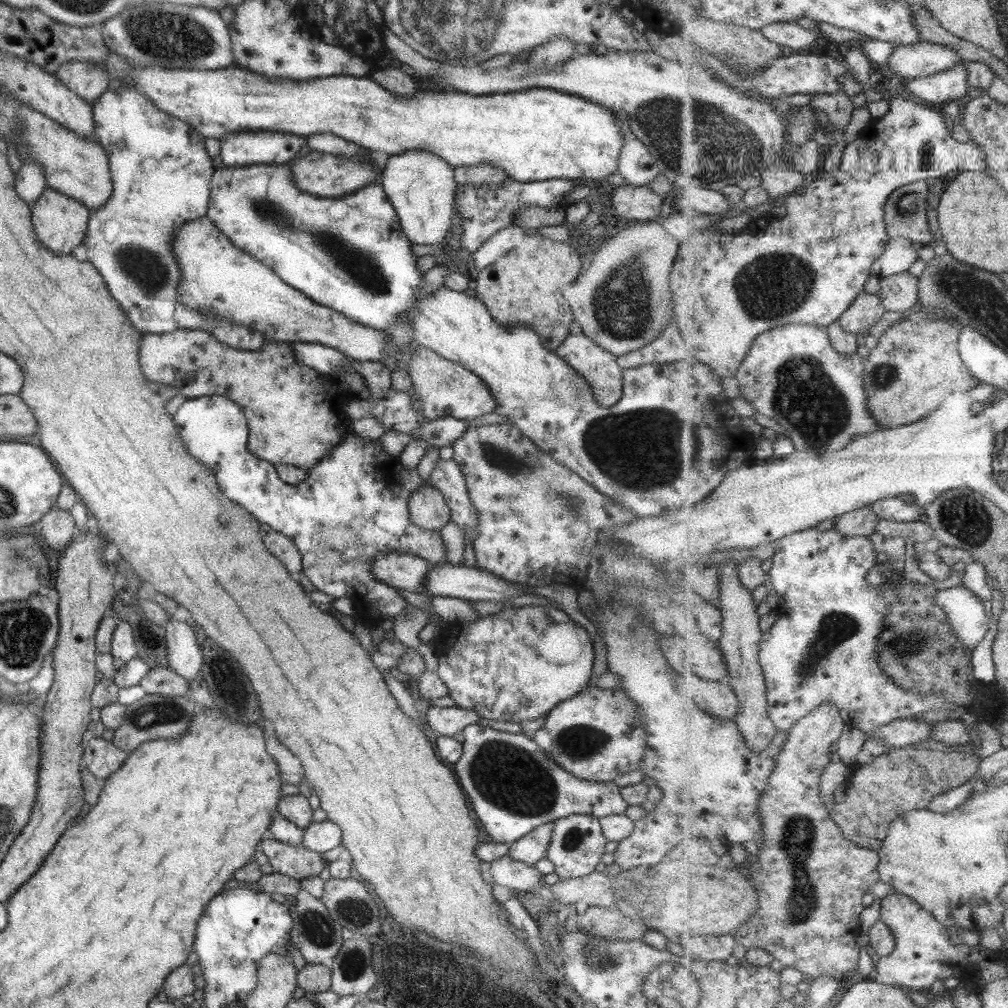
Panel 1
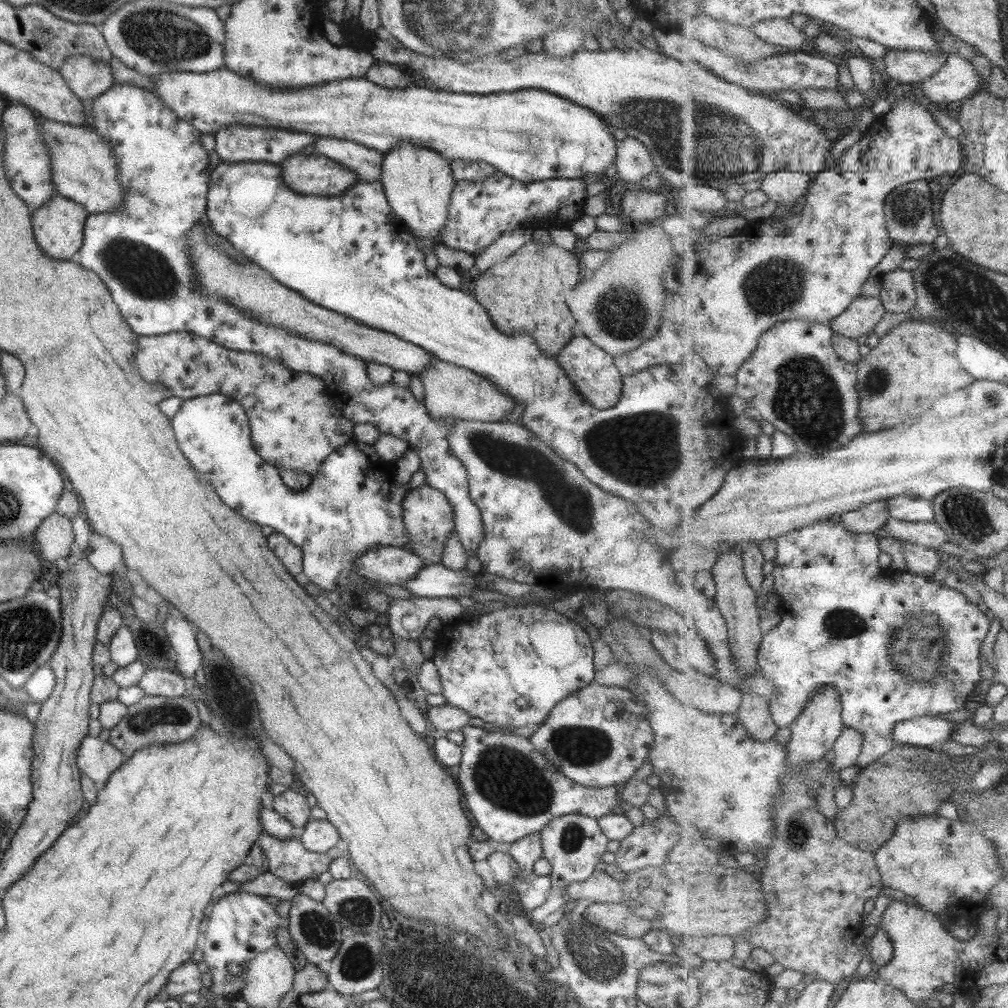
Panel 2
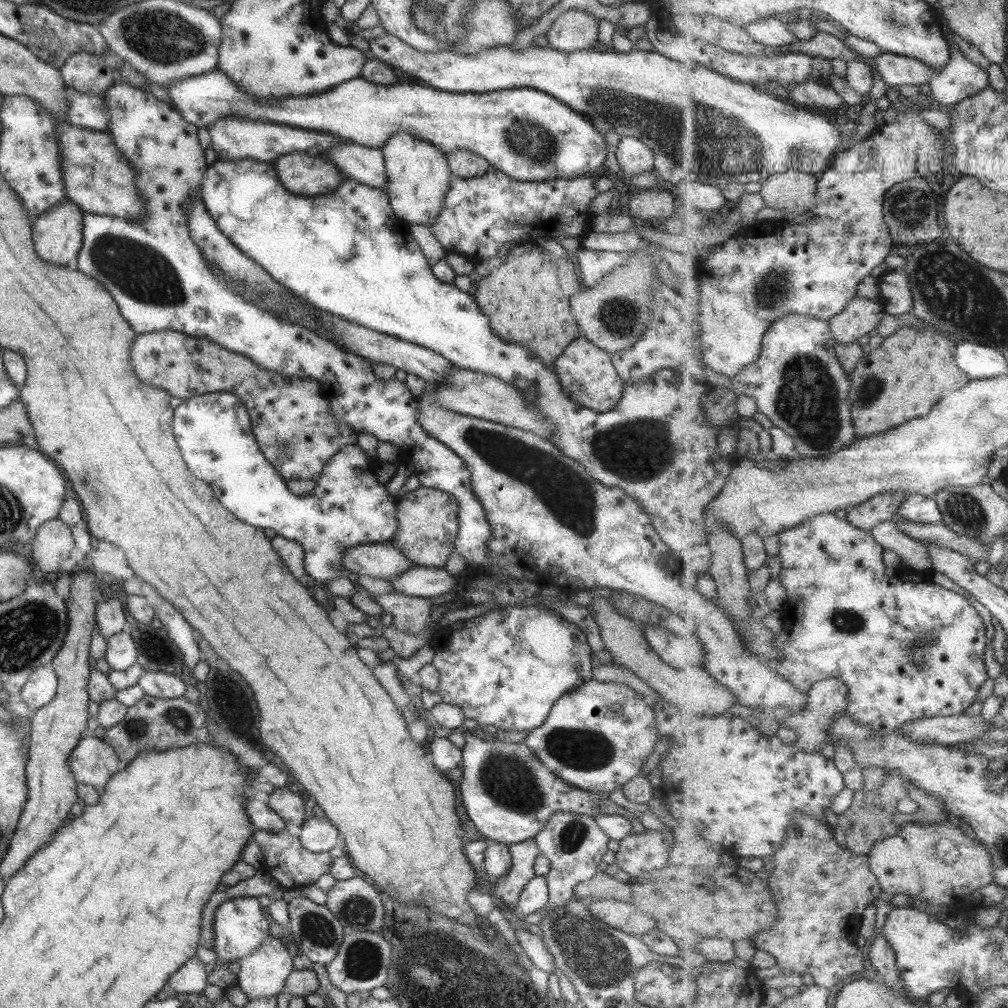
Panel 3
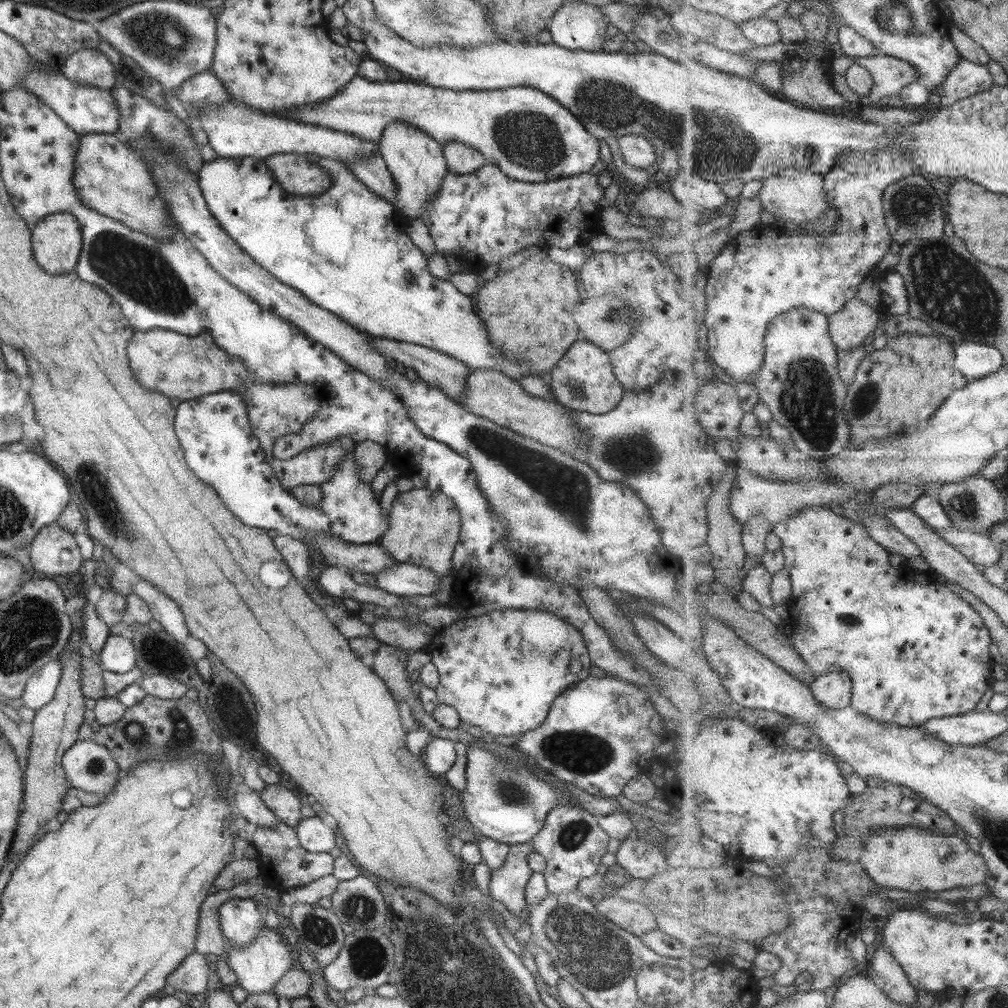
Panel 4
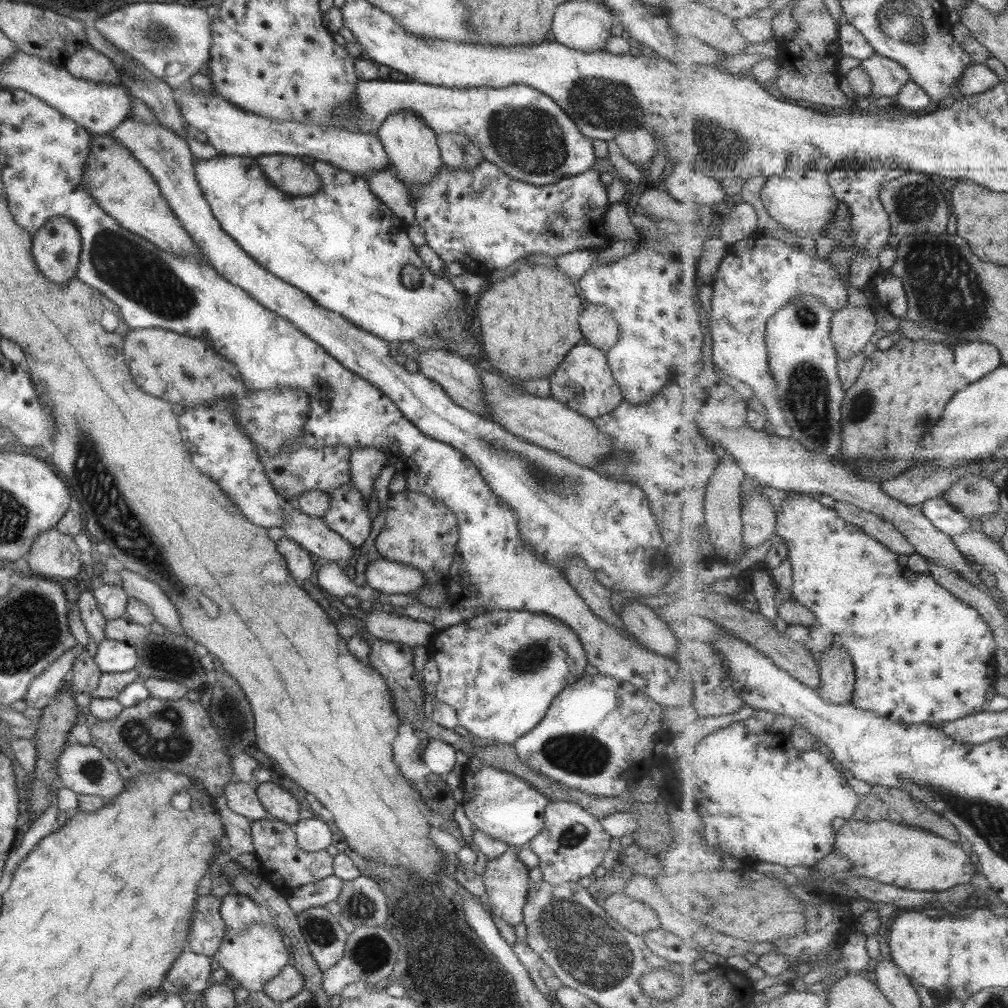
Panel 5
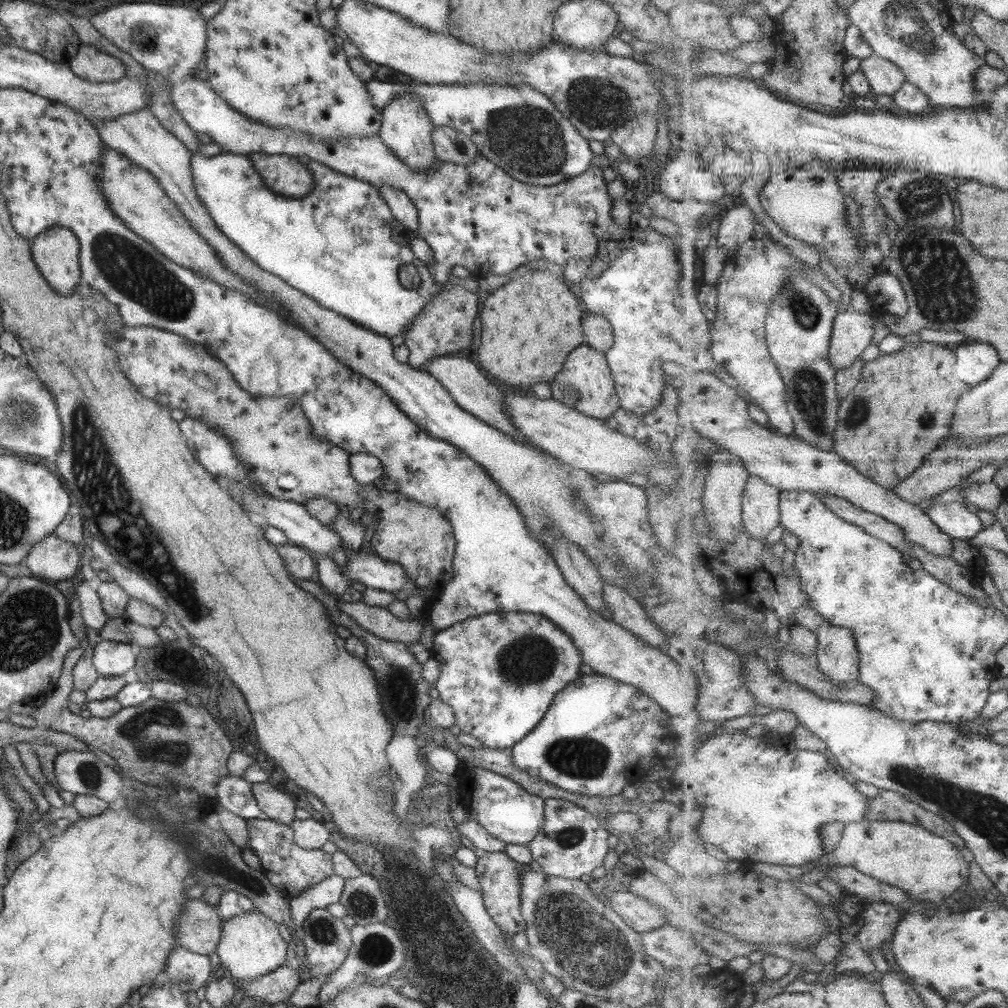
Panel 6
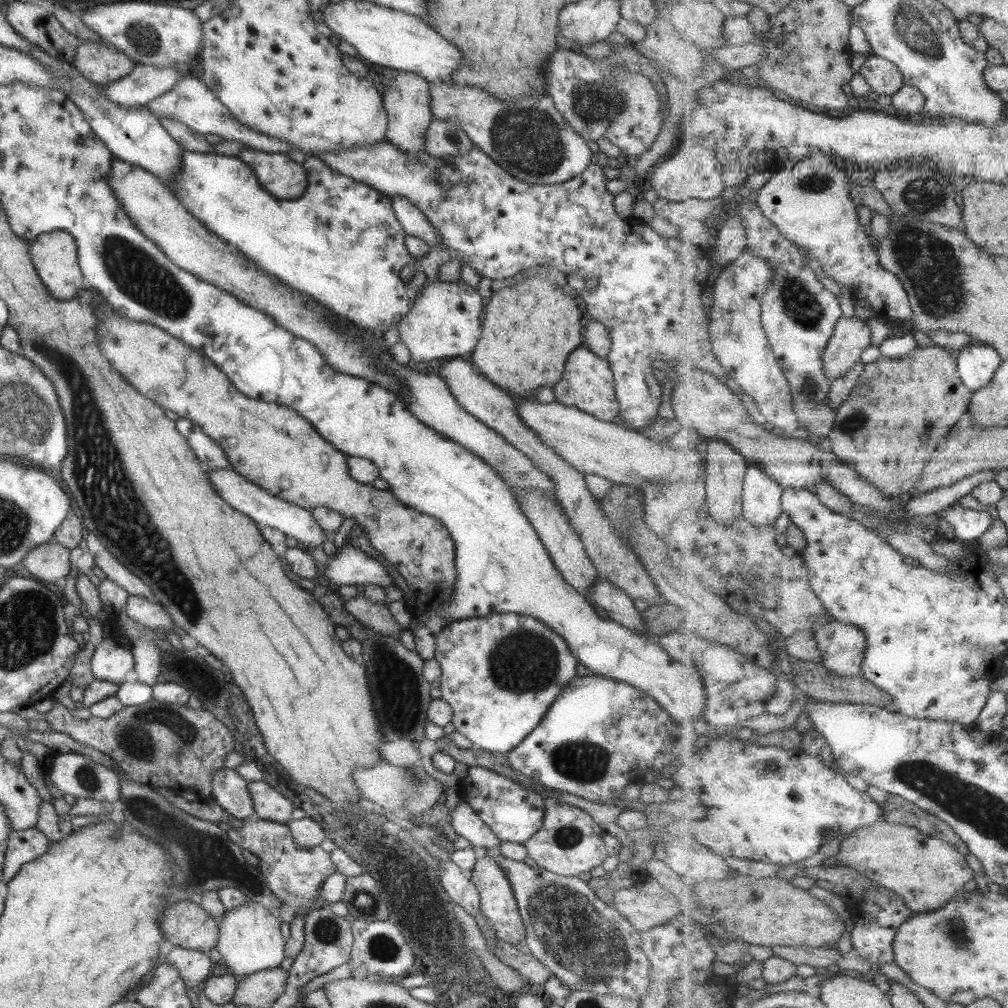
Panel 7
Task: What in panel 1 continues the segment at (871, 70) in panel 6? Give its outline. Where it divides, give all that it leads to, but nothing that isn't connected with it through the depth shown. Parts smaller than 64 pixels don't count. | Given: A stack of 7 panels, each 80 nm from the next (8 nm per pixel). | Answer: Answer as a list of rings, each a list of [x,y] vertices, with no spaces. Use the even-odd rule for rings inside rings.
[[[917,41],[913,44],[900,44],[894,47],[887,64],[893,72],[908,79],[945,72],[962,61],[965,60],[962,60],[960,54],[949,46],[929,41]]]

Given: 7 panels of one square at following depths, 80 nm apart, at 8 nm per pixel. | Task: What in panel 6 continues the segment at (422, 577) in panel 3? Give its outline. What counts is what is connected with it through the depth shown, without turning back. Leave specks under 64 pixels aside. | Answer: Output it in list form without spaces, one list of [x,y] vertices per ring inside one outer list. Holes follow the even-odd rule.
[[[351,551],[351,554],[346,568],[340,570],[350,581],[357,580],[366,588],[391,593],[405,588],[405,584],[410,582],[405,570],[398,564],[379,558],[375,554],[367,555],[358,551]]]

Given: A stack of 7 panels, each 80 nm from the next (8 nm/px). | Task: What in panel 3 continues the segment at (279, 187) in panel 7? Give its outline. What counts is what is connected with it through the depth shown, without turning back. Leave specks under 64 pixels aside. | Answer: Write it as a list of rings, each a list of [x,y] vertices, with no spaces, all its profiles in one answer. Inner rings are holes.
[[[301,151],[275,158],[271,165],[285,190],[305,197],[329,194],[342,183],[342,178],[345,177],[333,163],[327,162],[323,155],[312,157]]]

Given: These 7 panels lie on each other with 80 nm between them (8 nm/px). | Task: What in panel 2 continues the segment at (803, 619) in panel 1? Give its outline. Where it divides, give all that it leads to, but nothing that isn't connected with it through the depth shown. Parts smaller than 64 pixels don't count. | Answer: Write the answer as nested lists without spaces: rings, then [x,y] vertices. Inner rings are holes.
[[[829,519],[777,538],[773,588],[781,598],[785,612],[781,622],[764,634],[758,652],[762,674],[770,678],[778,690],[778,697],[769,704],[777,727],[785,729],[793,725],[824,686],[834,686],[841,697],[844,724],[864,736],[862,754],[857,761],[861,768],[879,761],[881,756],[891,751],[893,728],[899,722],[923,716],[954,714],[964,708],[969,694],[982,680],[981,644],[987,638],[991,624],[985,613],[967,600],[963,592],[938,585],[929,577],[927,579],[907,570],[894,574],[881,568],[877,561],[881,554],[877,538],[875,532],[853,532],[847,530],[841,521],[833,523]],[[926,612],[935,613],[940,618],[948,640],[942,660],[943,671],[936,680],[916,680],[906,674],[893,662],[890,652],[894,634],[906,627],[913,617]]]

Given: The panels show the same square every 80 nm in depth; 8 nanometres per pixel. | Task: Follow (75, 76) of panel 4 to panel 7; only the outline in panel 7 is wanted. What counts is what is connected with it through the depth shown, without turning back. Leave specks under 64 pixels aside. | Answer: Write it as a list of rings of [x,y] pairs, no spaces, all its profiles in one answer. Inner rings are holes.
[[[106,41],[81,42],[70,65],[89,82],[103,86],[123,78],[135,62]]]

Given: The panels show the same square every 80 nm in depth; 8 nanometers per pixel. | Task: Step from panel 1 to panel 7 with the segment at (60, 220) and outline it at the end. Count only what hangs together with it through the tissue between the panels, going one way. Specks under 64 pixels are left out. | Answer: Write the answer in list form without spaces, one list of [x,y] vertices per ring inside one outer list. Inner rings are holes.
[[[53,230],[53,232],[42,233],[32,240],[28,248],[30,254],[30,262],[45,285],[45,290],[49,292],[49,296],[57,302],[65,302],[71,298],[75,298],[80,292],[82,274],[77,261],[77,248],[71,235],[61,230]]]

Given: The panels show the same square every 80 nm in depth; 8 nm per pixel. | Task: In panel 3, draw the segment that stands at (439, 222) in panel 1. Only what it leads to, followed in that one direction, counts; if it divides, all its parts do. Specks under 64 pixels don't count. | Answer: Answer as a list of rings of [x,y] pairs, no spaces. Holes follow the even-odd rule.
[[[404,132],[392,134],[389,140],[384,142],[380,151],[382,152],[385,165],[386,183],[384,191],[388,196],[388,203],[394,215],[402,224],[421,224],[429,227],[429,224],[433,224],[434,219],[438,217],[438,212],[442,209],[446,191],[450,187],[451,174],[446,155],[432,144]]]

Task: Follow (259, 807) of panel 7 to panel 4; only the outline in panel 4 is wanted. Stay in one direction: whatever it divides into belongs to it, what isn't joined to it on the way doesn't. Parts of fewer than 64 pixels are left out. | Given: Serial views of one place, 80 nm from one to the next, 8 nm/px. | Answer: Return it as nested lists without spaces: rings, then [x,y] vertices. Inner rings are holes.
[[[279,784],[265,786],[261,791],[260,799],[278,820],[289,828],[295,828],[301,820],[299,799],[283,786]]]

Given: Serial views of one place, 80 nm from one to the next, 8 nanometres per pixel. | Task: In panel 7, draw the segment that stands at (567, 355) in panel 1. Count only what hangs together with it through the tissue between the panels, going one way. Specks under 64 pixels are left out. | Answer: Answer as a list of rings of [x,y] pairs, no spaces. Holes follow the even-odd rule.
[[[578,346],[566,358],[559,381],[550,386],[554,400],[563,406],[573,406],[577,410],[594,416],[597,420],[610,422],[618,414],[612,373],[606,359],[594,355],[586,347]]]

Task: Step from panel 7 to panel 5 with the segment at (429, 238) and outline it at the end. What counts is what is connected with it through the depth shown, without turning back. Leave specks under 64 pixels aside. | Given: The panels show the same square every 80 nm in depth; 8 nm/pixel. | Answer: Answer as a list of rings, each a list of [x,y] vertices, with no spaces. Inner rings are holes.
[[[391,169],[371,171],[365,179],[372,194],[388,208],[389,212],[399,217],[405,226],[414,220],[411,199],[406,195],[404,184],[395,177]]]

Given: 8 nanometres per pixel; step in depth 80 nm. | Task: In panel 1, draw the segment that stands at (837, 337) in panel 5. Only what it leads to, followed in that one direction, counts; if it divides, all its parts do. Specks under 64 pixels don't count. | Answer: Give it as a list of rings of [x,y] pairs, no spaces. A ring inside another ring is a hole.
[[[863,292],[851,308],[841,315],[839,321],[847,332],[861,337],[875,326],[886,312],[879,295]]]

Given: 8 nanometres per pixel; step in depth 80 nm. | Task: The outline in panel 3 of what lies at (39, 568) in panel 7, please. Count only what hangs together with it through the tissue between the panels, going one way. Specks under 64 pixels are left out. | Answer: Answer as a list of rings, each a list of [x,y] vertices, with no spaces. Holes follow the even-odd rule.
[[[47,520],[38,526],[31,539],[32,562],[42,572],[59,572],[59,562],[69,556],[73,548],[70,527],[59,520]]]

